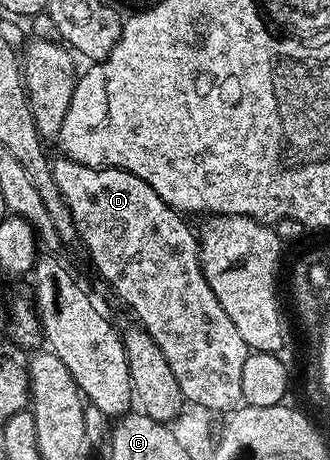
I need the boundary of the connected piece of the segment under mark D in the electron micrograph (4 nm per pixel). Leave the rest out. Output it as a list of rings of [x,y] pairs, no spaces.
[[[58,158],[53,161],[54,177],[56,178],[56,186],[60,190],[63,202],[68,206],[68,210],[72,214],[72,222],[78,231],[78,240],[80,244],[86,247],[86,252],[90,255],[92,263],[98,267],[98,272],[104,279],[110,283],[110,288],[134,311],[134,316],[139,325],[145,328],[146,333],[156,342],[156,346],[160,346],[160,350],[164,354],[164,358],[168,358],[168,366],[172,366],[172,374],[176,374],[176,382],[182,391],[183,400],[191,400],[199,406],[207,407],[213,414],[229,414],[235,408],[242,404],[242,391],[240,390],[240,374],[244,370],[244,362],[249,358],[252,349],[246,345],[244,338],[240,338],[240,333],[236,330],[236,325],[232,323],[232,318],[228,318],[228,314],[224,314],[224,306],[220,306],[220,302],[216,302],[216,294],[212,294],[212,286],[208,286],[208,282],[202,273],[202,263],[198,257],[198,237],[195,229],[190,229],[185,224],[183,213],[177,212],[174,208],[169,208],[160,198],[160,194],[156,194],[156,190],[152,190],[152,186],[148,186],[148,182],[144,182],[140,178],[136,178],[136,174],[125,172],[119,168],[93,168],[92,166],[84,166],[75,160]]]

